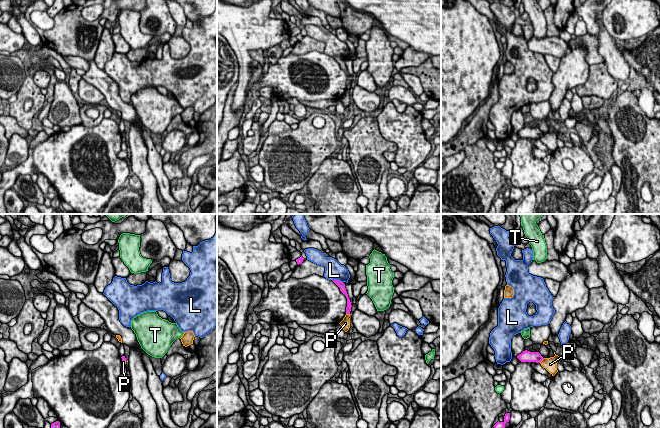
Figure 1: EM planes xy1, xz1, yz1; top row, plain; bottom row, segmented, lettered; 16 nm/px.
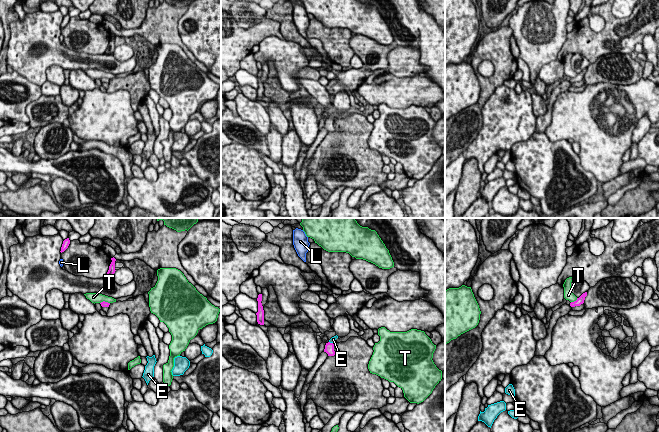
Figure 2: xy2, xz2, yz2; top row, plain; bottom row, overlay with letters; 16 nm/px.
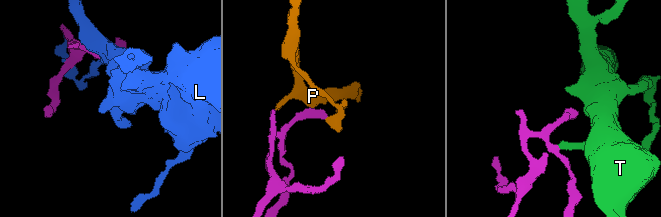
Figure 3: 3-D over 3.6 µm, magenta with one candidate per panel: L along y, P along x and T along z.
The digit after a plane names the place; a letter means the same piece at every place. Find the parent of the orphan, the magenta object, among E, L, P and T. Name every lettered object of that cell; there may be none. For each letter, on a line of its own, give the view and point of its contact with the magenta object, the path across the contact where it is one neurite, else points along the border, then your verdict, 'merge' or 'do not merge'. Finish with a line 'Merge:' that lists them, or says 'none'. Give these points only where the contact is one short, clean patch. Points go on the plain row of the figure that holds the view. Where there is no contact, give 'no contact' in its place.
E: meets magenta in xz2 at (331, 119); runs through xz2 (329, 123), (331, 119), (333, 115); merge
L: meets magenta in xz1 at (337, 56); do not merge
P: meets magenta in yz1 at (541, 136); border along yz1 (544, 134), (539, 138); do not merge
T: meets magenta in yz2 at (574, 77); do not merge
Merge: E

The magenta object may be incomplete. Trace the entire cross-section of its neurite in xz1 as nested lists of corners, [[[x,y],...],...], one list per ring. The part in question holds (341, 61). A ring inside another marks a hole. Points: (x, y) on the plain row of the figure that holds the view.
[[[333,56],[333,58],[340,64],[340,67],[346,72],[347,74],[346,90],[350,90],[352,81],[345,64],[345,60],[339,56]]]

